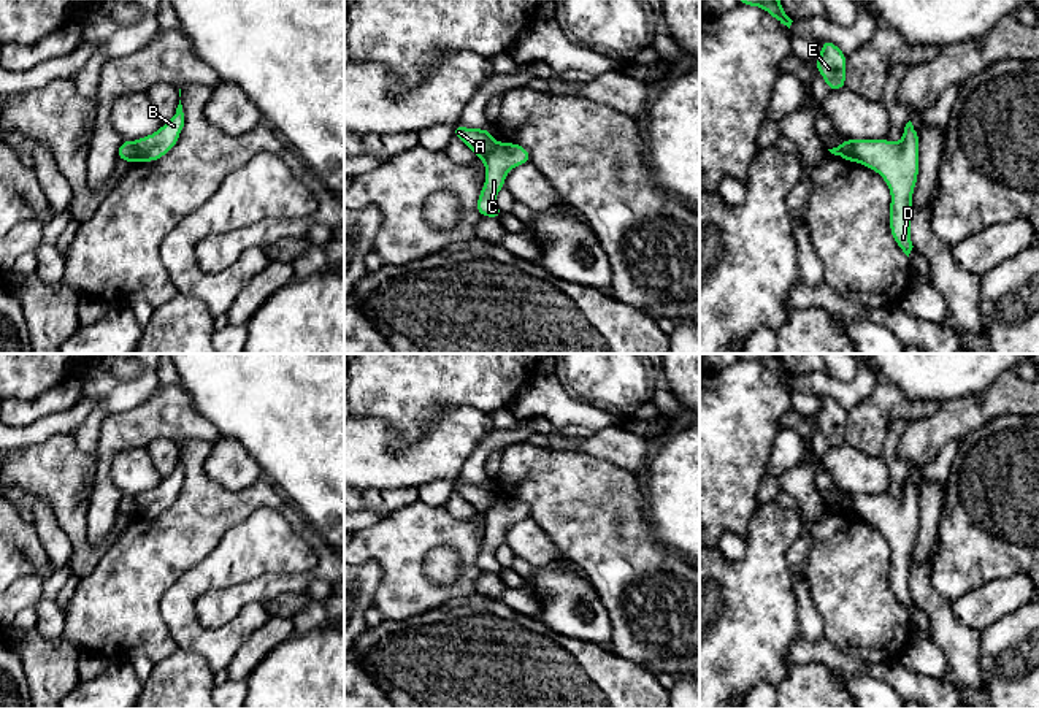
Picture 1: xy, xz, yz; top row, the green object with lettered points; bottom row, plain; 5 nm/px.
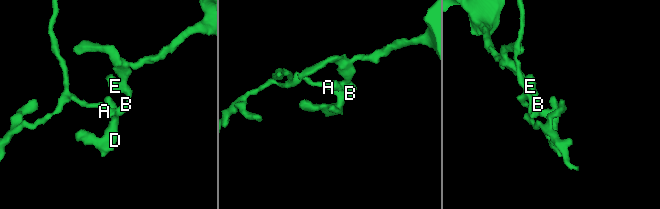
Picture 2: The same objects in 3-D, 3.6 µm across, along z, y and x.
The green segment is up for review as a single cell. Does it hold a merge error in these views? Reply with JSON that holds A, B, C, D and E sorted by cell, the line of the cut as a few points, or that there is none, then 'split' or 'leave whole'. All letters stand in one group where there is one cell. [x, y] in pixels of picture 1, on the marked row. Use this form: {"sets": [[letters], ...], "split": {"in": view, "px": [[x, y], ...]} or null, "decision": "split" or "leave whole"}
{"sets": [["A"], ["B", "C", "D", "E"]], "split": {"in": "yz", "px": [[849, 140], [855, 160]]}, "decision": "split"}

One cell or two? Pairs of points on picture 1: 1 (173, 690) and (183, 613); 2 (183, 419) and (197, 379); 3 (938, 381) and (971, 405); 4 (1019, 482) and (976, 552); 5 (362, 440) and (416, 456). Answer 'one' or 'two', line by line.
1: two
2: two
3: two
4: one
5: one

